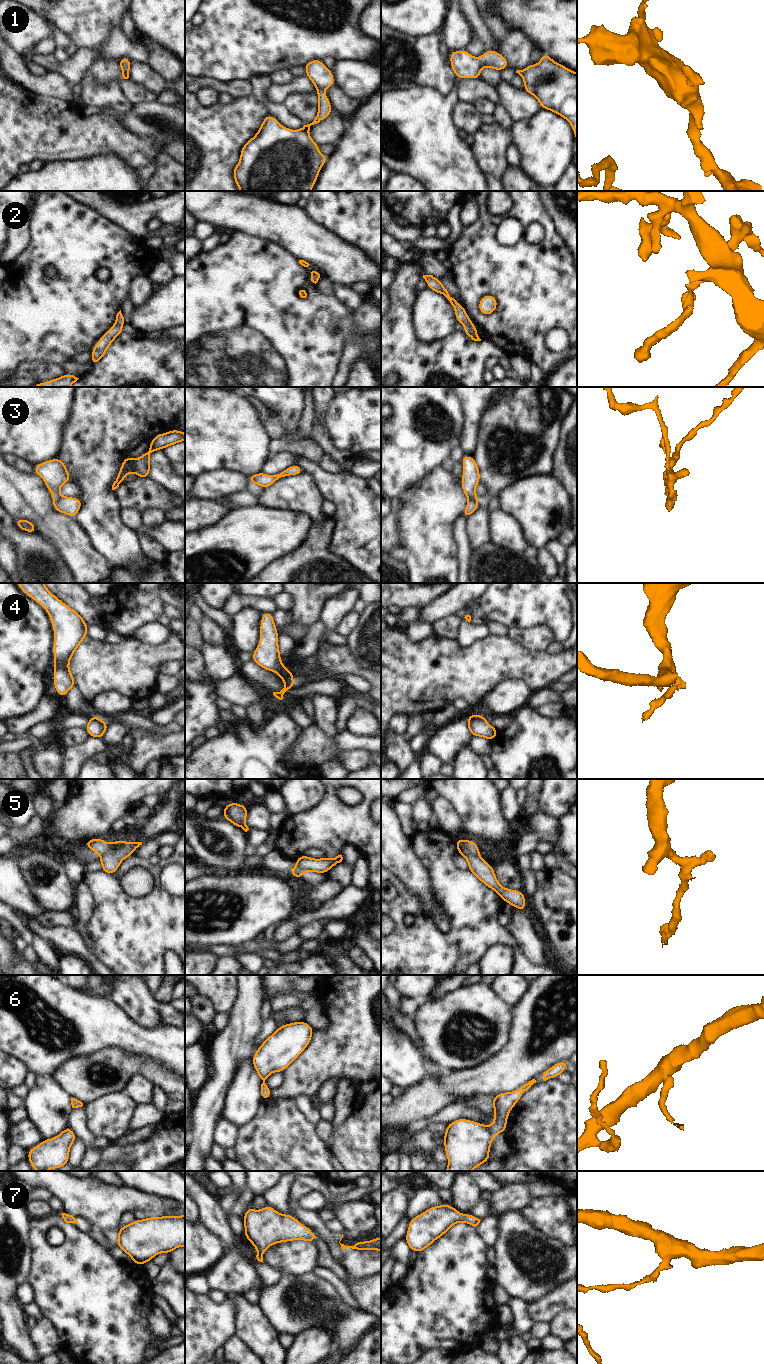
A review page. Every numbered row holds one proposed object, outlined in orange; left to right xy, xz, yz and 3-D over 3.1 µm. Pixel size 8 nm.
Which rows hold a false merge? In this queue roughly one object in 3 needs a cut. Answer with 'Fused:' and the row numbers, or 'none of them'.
Fused: 3, 4, 5, 6

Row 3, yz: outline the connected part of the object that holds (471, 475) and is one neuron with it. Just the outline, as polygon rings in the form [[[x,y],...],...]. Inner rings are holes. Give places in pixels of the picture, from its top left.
[[[464,455],[461,460],[463,465],[462,482],[461,487],[468,500],[479,500],[479,496],[476,495],[475,489],[480,479],[480,471],[474,457]]]

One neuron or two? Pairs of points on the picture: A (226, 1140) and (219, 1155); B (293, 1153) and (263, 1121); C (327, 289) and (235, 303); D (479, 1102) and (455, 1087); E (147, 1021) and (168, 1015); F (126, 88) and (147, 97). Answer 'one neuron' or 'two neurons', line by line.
A: two neurons
B: one neuron
C: two neurons
D: two neurons
E: two neurons
F: one neuron

